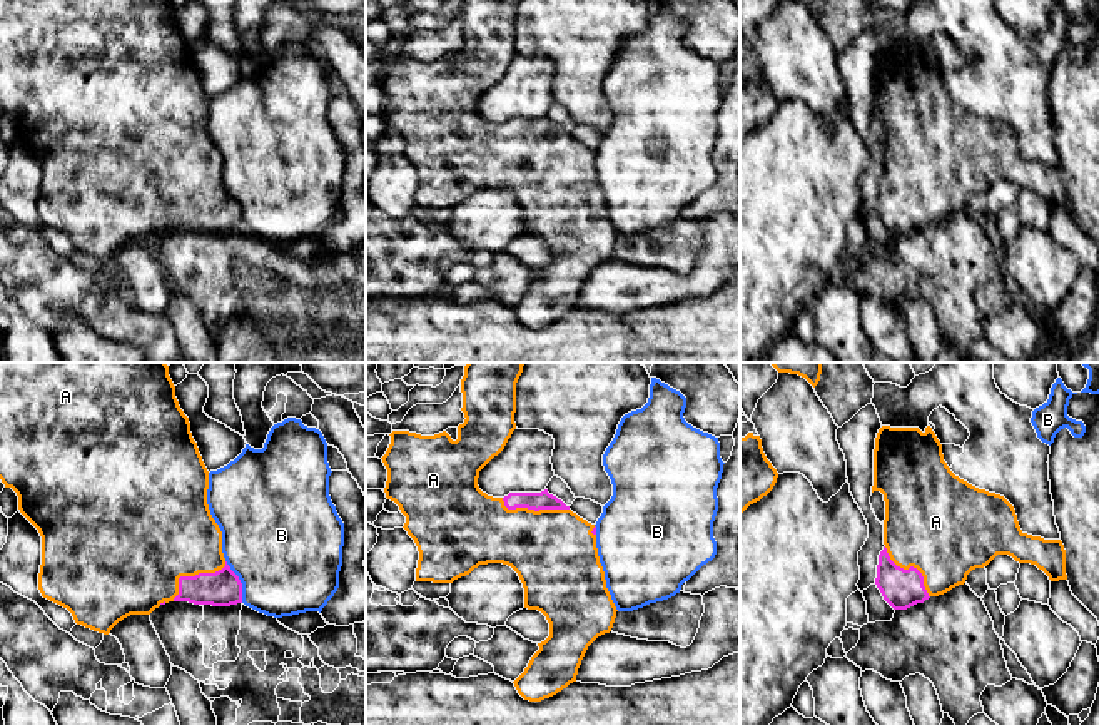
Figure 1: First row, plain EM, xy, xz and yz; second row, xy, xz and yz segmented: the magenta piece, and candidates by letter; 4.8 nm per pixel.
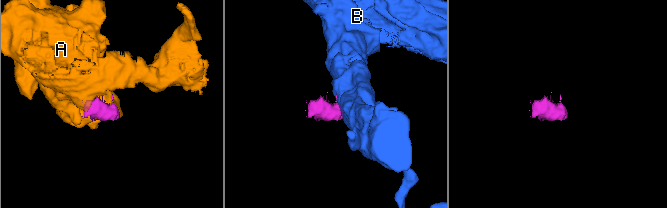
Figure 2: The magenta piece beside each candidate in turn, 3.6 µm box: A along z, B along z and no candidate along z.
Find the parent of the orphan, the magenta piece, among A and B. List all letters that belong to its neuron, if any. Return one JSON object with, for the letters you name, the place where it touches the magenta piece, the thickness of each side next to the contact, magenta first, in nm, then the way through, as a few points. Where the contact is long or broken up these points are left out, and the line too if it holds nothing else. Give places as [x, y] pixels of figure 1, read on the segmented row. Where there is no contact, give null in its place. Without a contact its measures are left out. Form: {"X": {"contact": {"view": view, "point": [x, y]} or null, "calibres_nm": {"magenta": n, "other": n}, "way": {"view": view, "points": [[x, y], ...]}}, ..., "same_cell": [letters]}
{"A": {"contact": {"view": "xy", "point": [192, 577]}, "calibres_nm": {"magenta": 180, "other": 460}}, "same_cell": ["A"]}

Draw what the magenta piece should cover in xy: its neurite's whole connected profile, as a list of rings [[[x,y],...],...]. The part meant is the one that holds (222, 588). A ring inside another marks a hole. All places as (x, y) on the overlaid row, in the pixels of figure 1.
[[[0,362],[0,479],[18,496],[20,513],[42,536],[38,590],[43,598],[67,608],[75,623],[109,635],[130,615],[150,615],[169,601],[230,606],[242,603],[242,583],[222,553],[222,531],[207,504],[209,471],[179,406],[165,362]]]

